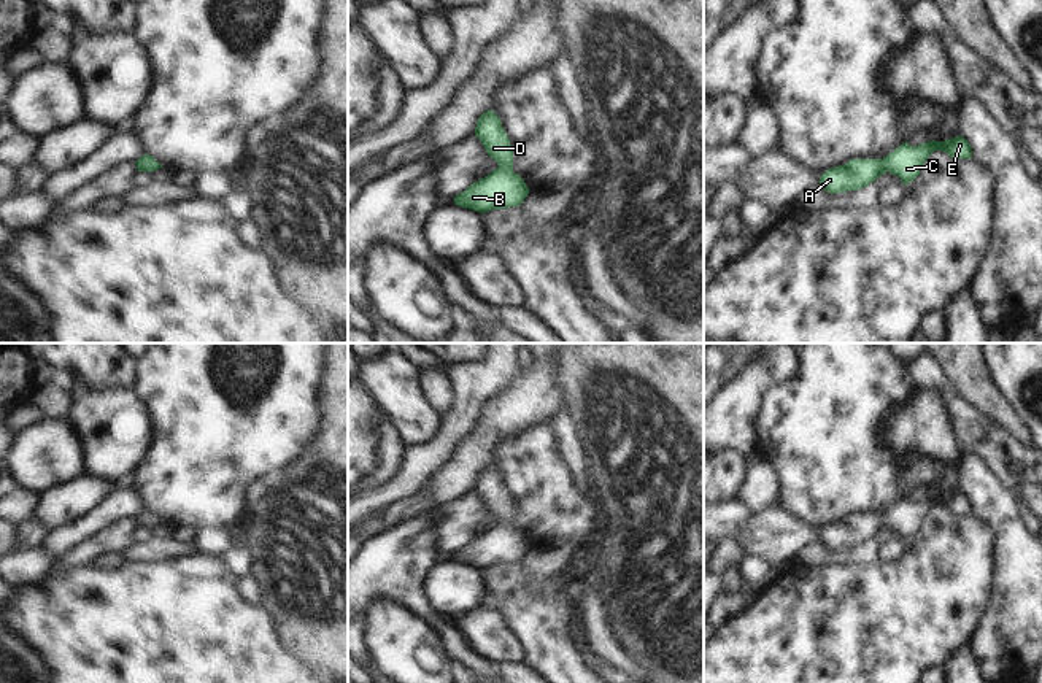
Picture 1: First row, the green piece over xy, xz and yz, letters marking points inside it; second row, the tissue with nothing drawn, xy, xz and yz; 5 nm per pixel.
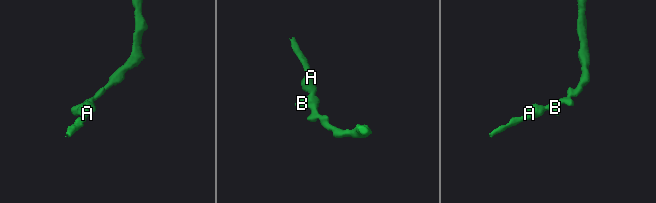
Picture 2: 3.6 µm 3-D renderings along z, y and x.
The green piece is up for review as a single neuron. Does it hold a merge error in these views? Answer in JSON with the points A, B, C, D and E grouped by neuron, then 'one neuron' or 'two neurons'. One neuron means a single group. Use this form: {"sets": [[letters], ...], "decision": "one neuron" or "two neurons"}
{"sets": [["A", "B", "C", "D", "E"]], "decision": "one neuron"}

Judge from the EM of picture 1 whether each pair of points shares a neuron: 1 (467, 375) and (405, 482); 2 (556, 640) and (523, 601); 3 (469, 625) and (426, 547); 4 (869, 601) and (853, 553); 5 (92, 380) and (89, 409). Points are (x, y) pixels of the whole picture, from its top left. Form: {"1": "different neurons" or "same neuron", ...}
{"1": "same neuron", "2": "same neuron", "3": "different neurons", "4": "different neurons", "5": "different neurons"}

